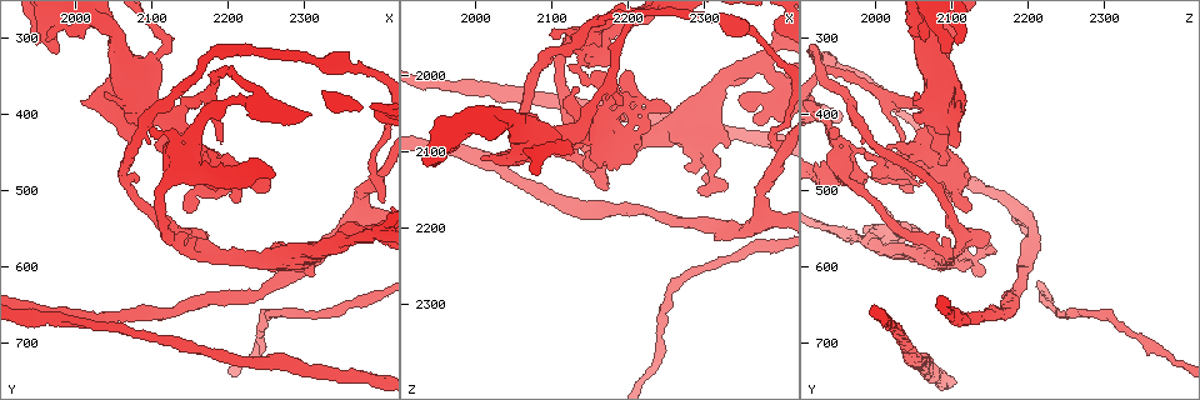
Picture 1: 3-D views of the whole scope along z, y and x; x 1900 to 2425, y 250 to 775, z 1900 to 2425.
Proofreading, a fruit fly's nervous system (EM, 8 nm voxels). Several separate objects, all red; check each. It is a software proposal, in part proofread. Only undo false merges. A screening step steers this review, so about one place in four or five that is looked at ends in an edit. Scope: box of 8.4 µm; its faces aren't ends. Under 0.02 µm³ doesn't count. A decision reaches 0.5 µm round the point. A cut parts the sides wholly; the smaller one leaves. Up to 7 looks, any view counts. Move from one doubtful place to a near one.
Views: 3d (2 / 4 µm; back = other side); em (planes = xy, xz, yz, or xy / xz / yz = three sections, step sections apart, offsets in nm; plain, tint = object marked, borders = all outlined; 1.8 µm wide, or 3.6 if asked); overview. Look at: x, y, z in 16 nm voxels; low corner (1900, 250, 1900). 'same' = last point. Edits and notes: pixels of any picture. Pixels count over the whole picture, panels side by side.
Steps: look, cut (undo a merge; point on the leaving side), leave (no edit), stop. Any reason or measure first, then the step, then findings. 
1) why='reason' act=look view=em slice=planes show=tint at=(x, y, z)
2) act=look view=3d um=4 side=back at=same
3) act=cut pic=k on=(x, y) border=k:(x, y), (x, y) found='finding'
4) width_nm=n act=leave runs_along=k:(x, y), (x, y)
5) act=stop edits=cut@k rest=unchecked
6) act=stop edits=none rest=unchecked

why='abrupt turn' act=look view=em slice=planes show=tint at=(2145, 470, 1965)

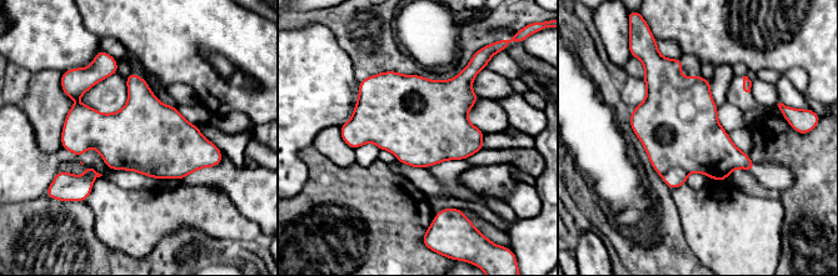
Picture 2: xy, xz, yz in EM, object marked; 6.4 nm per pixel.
act=leave found='one neuron here'

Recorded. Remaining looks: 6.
why='sharp bend' act=look view=3d um=4 at=(2395, 485, 2115)

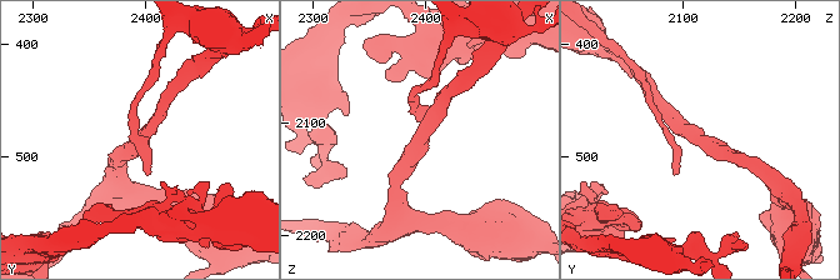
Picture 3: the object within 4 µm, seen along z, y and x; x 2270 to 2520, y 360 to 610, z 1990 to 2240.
act=look view=em slice=xy step=16 show=tint at=(2394, 482, 2112)

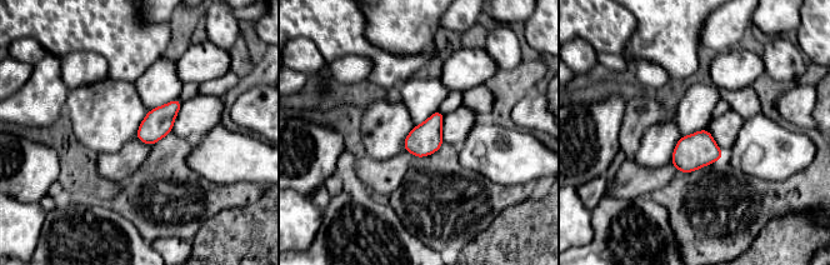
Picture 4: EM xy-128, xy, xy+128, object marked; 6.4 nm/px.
why='another direction' act=look view=em slice=planes show=borders at=same

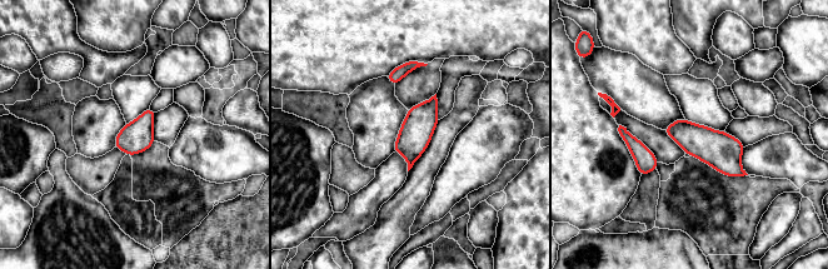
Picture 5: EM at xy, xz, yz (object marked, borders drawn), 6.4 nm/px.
act=leave found='one neuron here'

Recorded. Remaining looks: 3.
why='four-way junction' act=look view=em slice=planes show=tint at=(2145, 580, 2095)

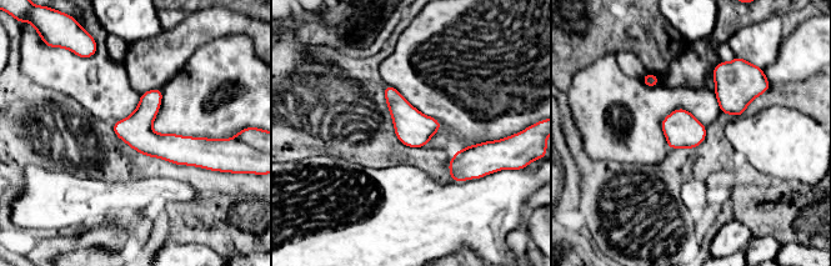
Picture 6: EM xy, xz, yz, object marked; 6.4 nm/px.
act=leave found='all the same neuron'

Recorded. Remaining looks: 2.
act=stop edits=none rest=unchecked

